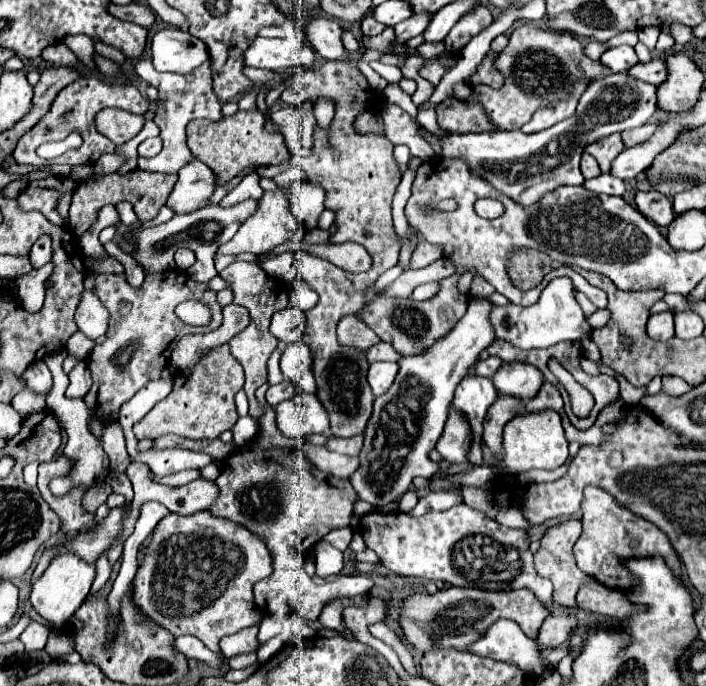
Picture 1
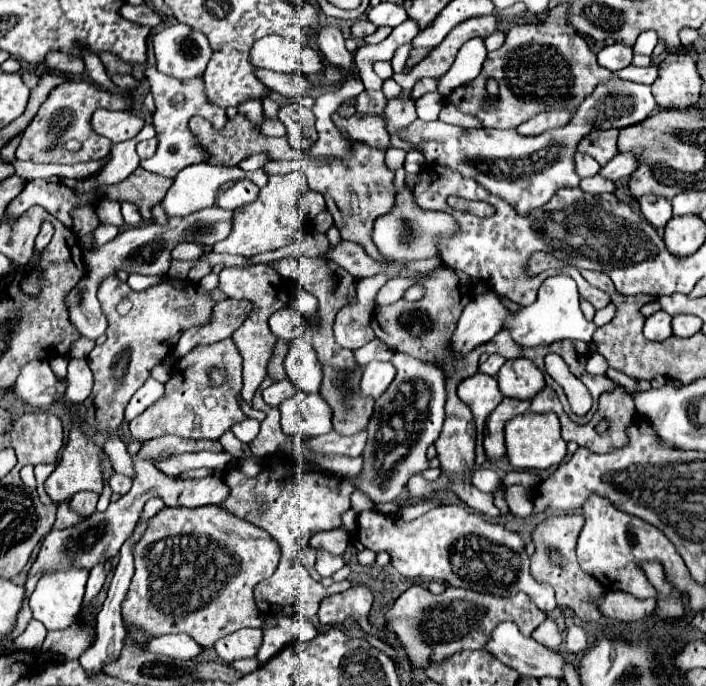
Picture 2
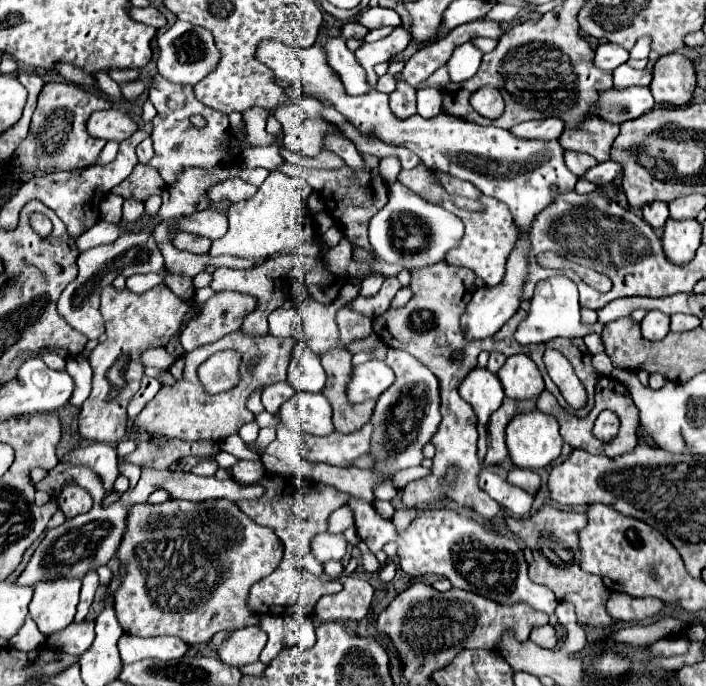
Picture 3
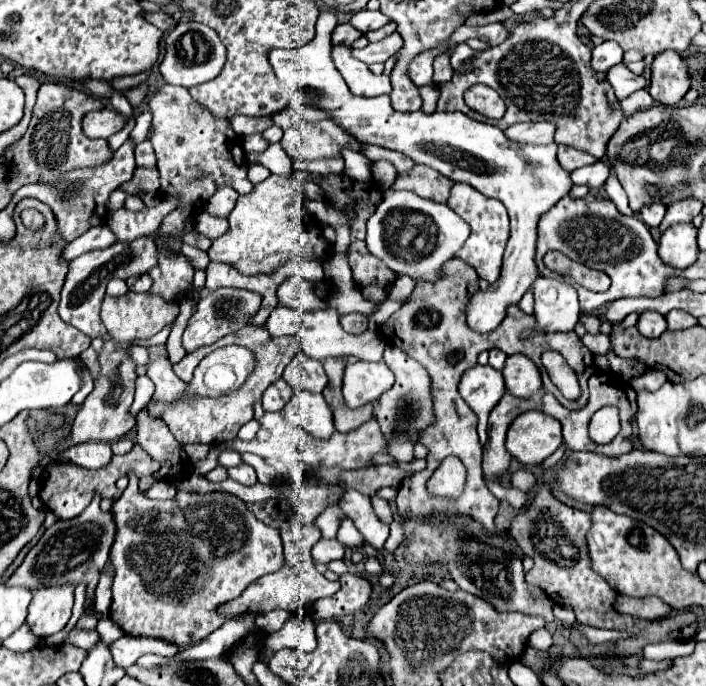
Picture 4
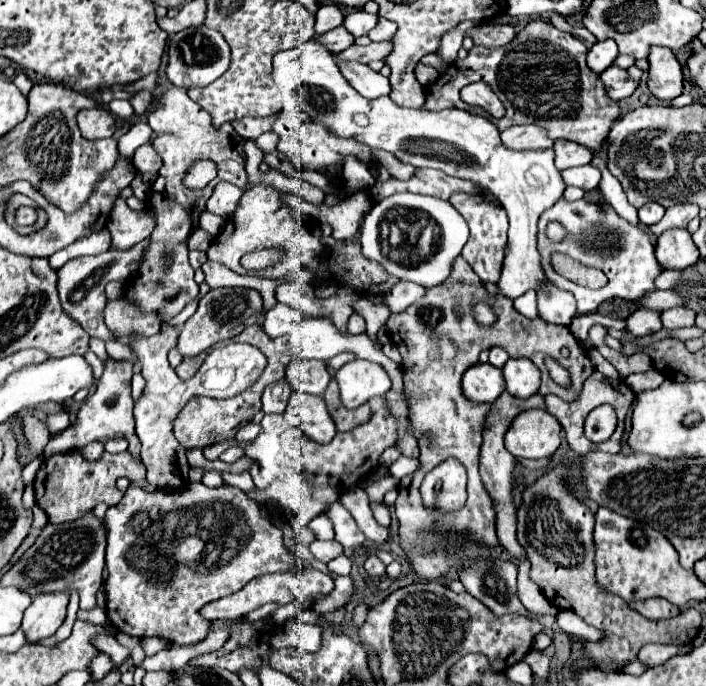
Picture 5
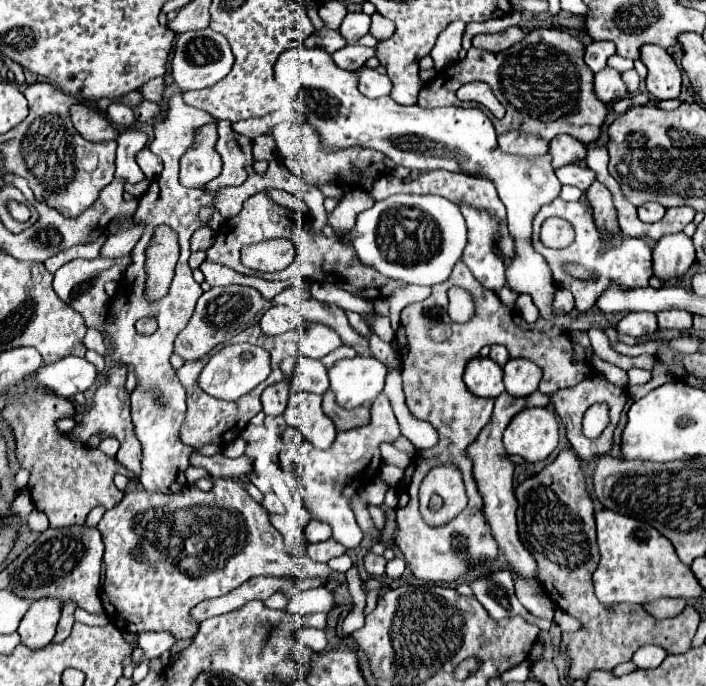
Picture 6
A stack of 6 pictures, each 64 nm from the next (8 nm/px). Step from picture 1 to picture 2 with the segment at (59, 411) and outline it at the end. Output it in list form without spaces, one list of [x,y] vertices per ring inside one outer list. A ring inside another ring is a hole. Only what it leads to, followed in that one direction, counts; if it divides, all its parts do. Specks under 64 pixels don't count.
[[[76,420],[74,428],[70,432],[68,446],[62,452],[62,460],[58,462],[56,470],[45,481],[45,491],[54,502],[61,502],[65,497],[70,497],[80,490],[102,492],[102,472],[100,472],[100,458],[98,458],[100,448],[96,444],[92,444],[86,438],[86,434],[82,434],[80,426],[82,426],[82,420]]]

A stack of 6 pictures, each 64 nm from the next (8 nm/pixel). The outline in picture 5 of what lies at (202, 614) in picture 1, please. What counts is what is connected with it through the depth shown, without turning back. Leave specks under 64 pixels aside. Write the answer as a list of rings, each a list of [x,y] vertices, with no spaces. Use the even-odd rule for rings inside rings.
[[[132,484],[126,492],[124,498],[120,500],[120,504],[110,506],[104,518],[104,526],[106,526],[106,538],[108,538],[108,546],[106,546],[106,568],[108,568],[108,580],[104,584],[106,588],[106,614],[108,620],[114,628],[118,628],[124,634],[130,636],[160,636],[160,638],[168,638],[172,640],[172,644],[196,644],[200,640],[204,640],[204,636],[208,634],[208,620],[200,618],[198,610],[202,604],[208,604],[212,600],[230,596],[234,592],[238,592],[244,584],[248,584],[252,578],[264,576],[264,574],[274,574],[274,572],[288,572],[292,568],[296,568],[298,558],[292,556],[282,542],[282,532],[278,526],[274,526],[264,514],[262,514],[262,504],[252,500],[246,492],[242,492],[240,488],[222,484],[220,488],[204,488],[202,484],[192,484],[192,486],[184,486],[176,492],[148,492],[136,484]]]

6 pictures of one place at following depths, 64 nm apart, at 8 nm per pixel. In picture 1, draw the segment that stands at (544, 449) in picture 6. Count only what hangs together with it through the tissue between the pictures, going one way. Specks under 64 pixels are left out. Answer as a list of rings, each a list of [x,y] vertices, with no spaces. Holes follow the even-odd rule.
[[[542,410],[534,414],[520,414],[504,426],[504,450],[502,464],[508,474],[522,474],[532,468],[554,470],[568,460],[568,440],[564,438],[560,414],[554,410]]]

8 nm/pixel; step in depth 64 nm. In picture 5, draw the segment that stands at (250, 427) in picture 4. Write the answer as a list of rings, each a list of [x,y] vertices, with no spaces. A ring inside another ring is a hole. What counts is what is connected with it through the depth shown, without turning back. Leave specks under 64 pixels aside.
[[[248,422],[246,426],[240,428],[240,432],[236,434],[236,440],[238,440],[238,442],[252,442],[260,432],[262,432],[262,426],[260,426],[260,424]]]

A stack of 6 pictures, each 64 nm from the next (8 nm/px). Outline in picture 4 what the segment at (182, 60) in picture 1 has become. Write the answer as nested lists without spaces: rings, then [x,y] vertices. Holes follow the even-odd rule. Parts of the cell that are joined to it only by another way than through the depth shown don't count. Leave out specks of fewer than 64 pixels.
[[[200,22],[178,24],[172,32],[166,34],[164,42],[166,42],[166,56],[160,64],[160,72],[168,84],[194,88],[194,86],[214,80],[220,74],[220,70],[224,68],[226,46],[220,42],[218,34],[212,28],[208,28]]]

